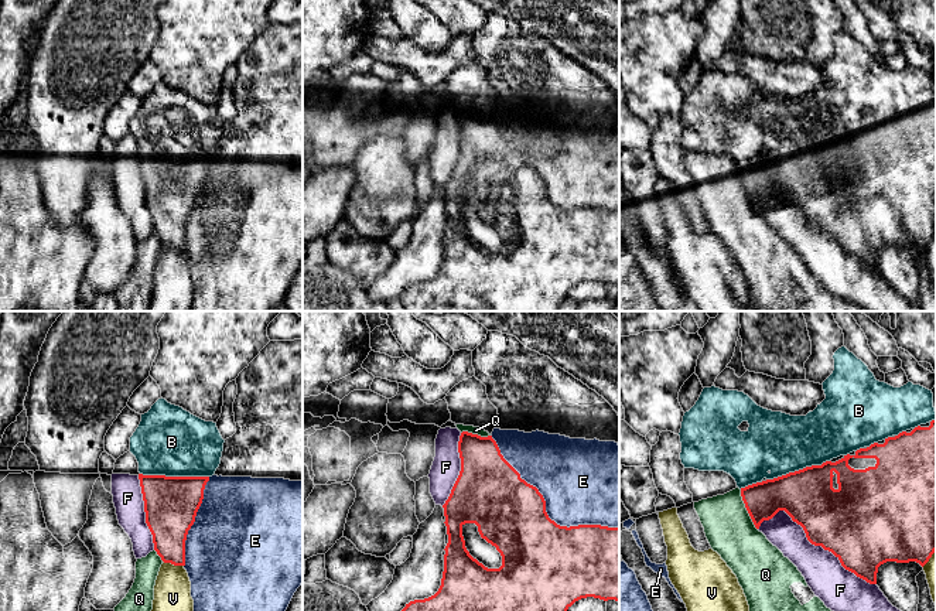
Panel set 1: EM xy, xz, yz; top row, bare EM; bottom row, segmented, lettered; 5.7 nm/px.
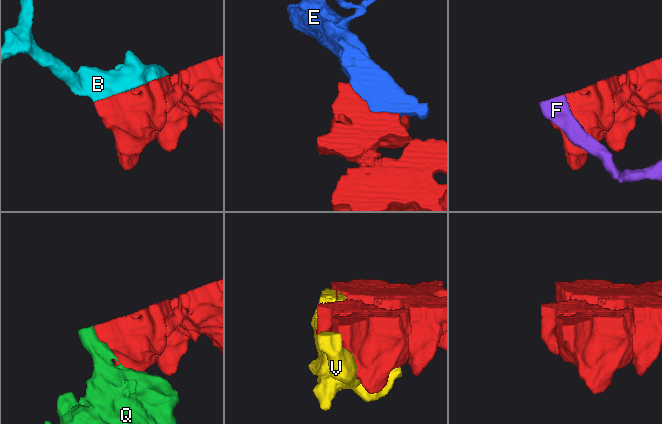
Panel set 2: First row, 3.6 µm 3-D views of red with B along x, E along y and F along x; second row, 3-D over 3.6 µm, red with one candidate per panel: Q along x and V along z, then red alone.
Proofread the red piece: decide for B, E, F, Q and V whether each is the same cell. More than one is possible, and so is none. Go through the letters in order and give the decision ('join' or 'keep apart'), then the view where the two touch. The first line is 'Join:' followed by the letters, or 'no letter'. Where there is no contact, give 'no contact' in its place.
Join: B
B: join; meets red in xy
E: keep apart; meets red in xz
F: keep apart; meets red in yz
Q: keep apart; meets red in yz
V: keep apart; meets red in xy

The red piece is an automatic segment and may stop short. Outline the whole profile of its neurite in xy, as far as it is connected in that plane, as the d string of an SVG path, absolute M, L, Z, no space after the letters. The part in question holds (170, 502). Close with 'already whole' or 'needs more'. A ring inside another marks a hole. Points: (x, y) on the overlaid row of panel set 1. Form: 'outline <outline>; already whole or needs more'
outline M163 397L141 414L130 437L130 453L139 462L146 523L154 550L164 563L185 566L187 535L202 504L205 485L221 464L223 443L216 423L205 421Z; needs more

